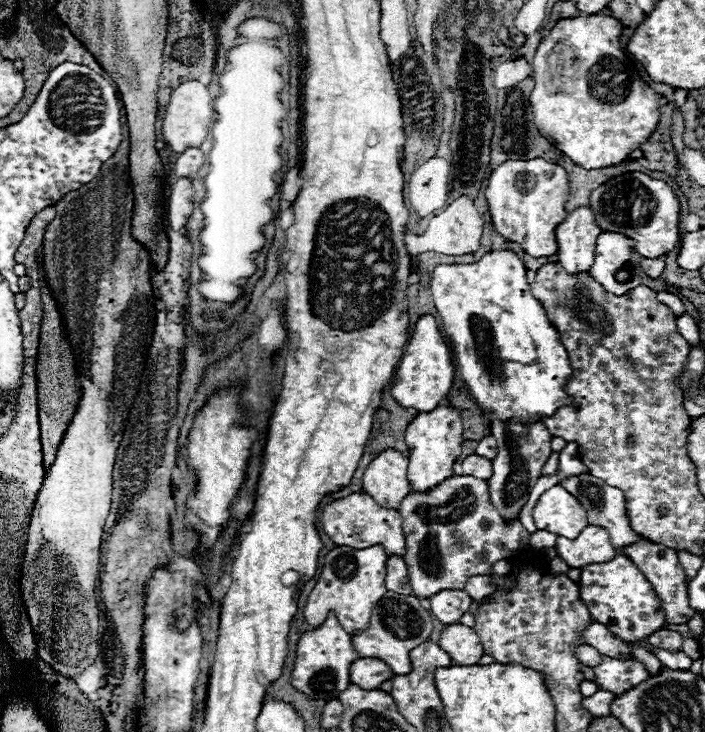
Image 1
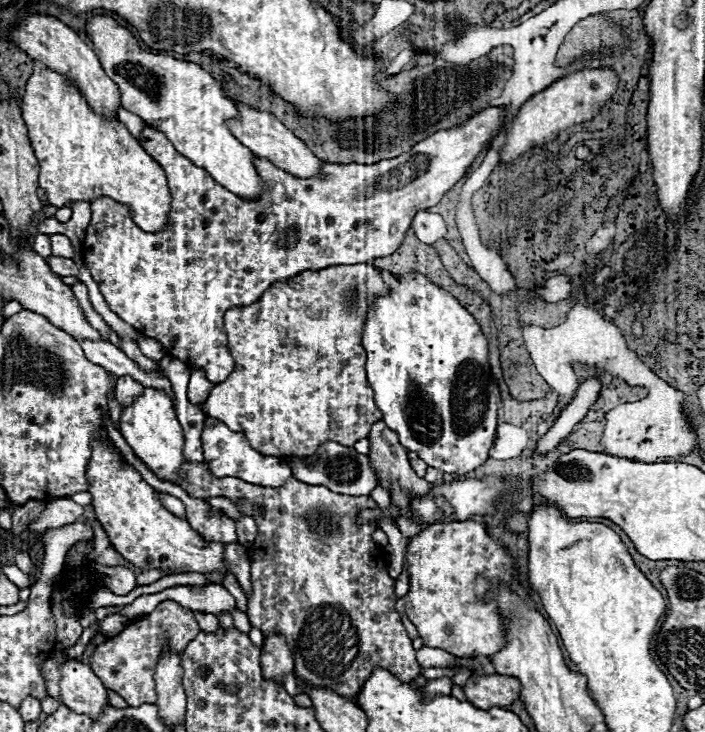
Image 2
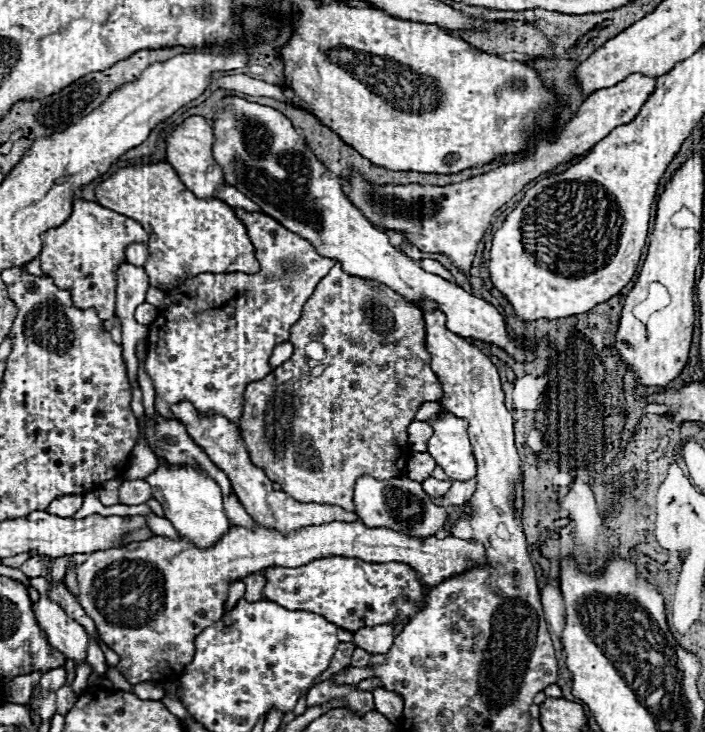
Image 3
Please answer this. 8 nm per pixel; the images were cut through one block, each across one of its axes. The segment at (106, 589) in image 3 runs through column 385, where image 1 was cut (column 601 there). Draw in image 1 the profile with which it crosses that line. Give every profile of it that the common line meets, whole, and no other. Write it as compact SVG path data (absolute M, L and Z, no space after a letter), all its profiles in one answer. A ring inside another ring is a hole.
M586 526L576 540L564 540L564 536L560 536L556 540L556 552L570 568L608 562L618 554L610 542L608 532L598 526Z

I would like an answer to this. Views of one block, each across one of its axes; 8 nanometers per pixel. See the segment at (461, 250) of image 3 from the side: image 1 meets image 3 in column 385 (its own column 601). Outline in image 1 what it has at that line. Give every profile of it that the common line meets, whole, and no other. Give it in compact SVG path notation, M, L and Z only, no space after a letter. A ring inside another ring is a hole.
M626 172L610 178L592 192L590 210L602 230L620 232L636 240L636 250L644 258L658 258L680 246L680 200L666 182L654 180L644 172Z

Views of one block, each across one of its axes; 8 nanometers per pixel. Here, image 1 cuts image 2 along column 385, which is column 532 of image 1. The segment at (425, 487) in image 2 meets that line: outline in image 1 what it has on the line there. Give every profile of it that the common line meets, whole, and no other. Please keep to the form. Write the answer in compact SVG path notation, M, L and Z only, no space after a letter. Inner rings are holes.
M490 414L490 434L496 438L496 458L492 460L494 474L486 480L490 488L490 498L496 504L496 510L506 518L518 518L522 506L528 500L530 488L540 478L540 470L550 450L550 432L544 428L544 424L518 424L518 422L500 422L496 420L496 414Z

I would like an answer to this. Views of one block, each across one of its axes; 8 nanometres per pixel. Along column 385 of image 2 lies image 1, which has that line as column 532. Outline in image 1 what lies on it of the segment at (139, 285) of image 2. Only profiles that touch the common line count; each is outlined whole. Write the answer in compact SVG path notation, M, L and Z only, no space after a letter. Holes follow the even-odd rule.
M542 158L508 160L490 174L486 188L488 212L494 228L510 242L518 242L534 258L550 258L560 252L556 226L564 220L564 202L568 198L568 174L558 164Z

